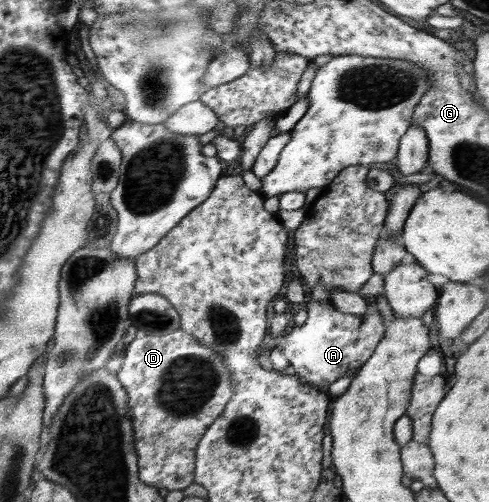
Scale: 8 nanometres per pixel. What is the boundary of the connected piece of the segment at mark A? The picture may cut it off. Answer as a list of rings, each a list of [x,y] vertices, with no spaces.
[[[309,299],[307,319],[301,326],[294,326],[280,338],[275,347],[283,353],[290,363],[290,372],[300,384],[316,387],[330,386],[344,375],[354,376],[360,366],[373,355],[385,332],[382,314],[376,303],[368,303],[362,315],[342,313],[329,302]]]

